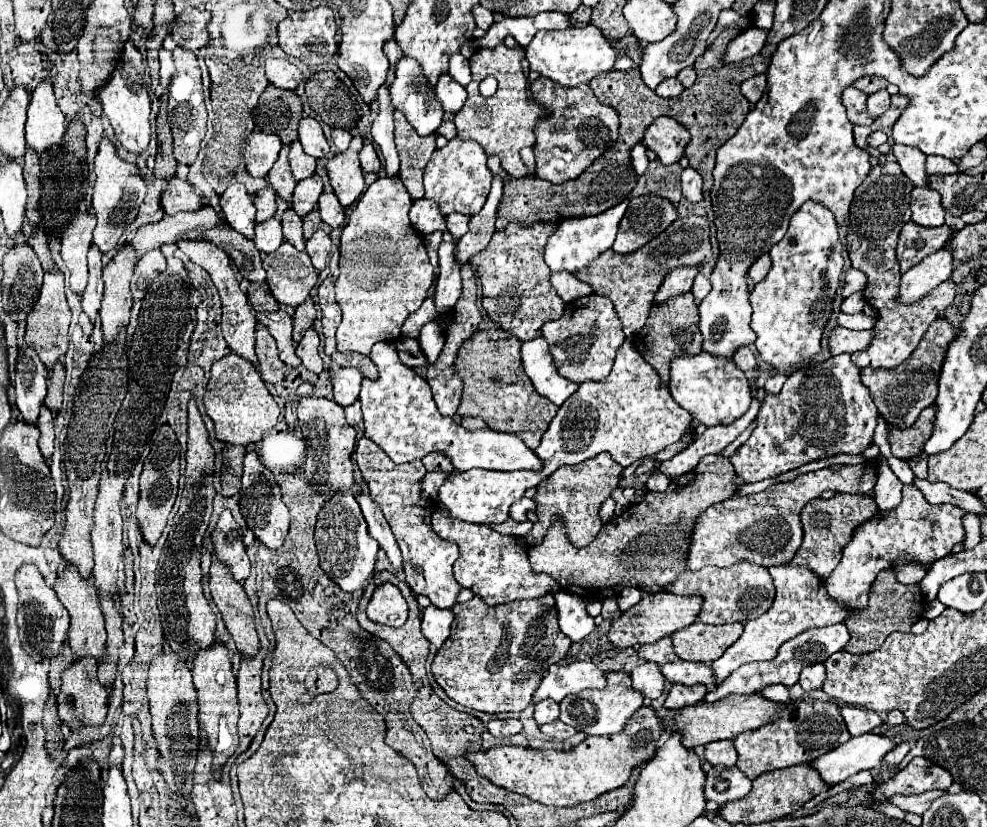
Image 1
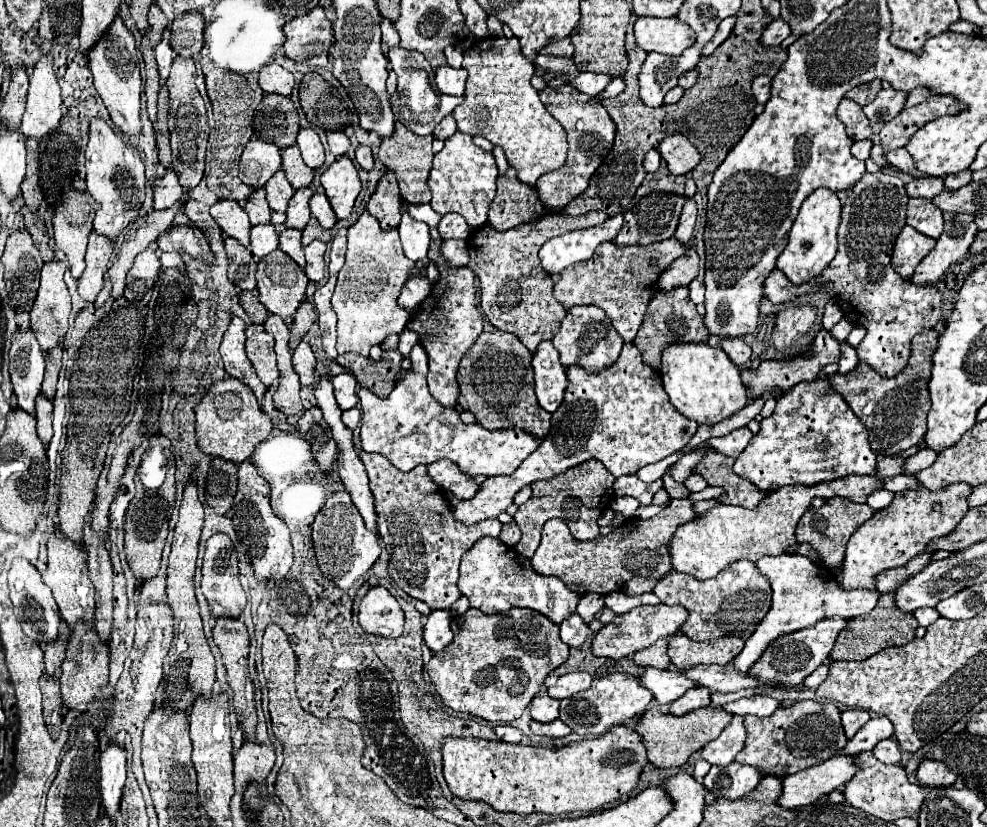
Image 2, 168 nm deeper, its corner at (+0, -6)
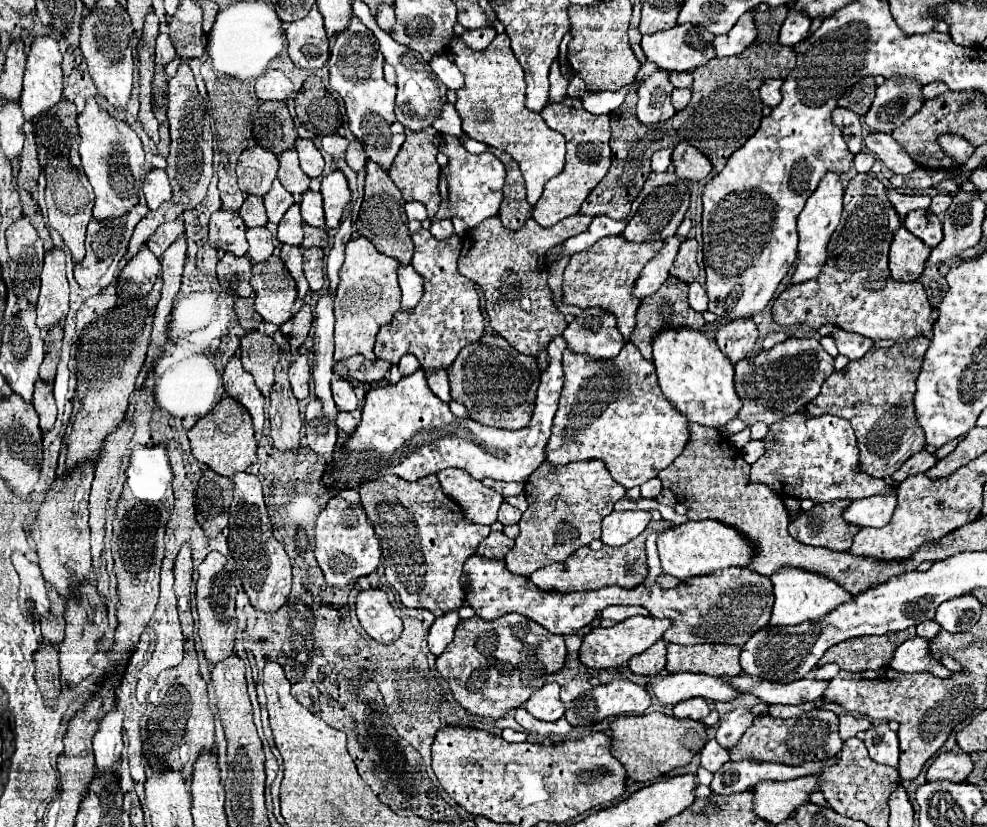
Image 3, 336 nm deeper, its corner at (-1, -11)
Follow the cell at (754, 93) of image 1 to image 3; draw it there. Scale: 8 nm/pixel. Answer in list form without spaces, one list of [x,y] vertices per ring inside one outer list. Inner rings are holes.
[[[766,80],[762,86],[760,86],[760,98],[766,106],[774,108],[780,100],[782,100],[782,94],[780,94],[780,86],[782,86],[782,80]]]

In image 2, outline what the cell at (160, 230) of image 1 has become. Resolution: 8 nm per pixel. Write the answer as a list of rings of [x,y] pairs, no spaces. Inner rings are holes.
[[[225,239],[225,251],[229,259],[229,281],[241,289],[255,289],[255,261],[251,251],[239,245],[235,239]]]

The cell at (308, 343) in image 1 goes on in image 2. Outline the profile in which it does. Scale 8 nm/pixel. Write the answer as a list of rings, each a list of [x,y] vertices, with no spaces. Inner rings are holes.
[[[301,341],[293,351],[293,369],[299,375],[301,385],[313,385],[315,381],[315,355],[307,341]]]

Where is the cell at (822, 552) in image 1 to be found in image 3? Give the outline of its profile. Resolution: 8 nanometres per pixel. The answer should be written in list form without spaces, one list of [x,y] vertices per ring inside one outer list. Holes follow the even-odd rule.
[[[850,500],[814,504],[814,508],[810,512],[802,512],[802,514],[798,514],[798,518],[794,522],[790,522],[790,536],[808,546],[822,546],[822,548],[836,550],[836,552],[848,552],[852,546],[854,534],[858,534],[858,530],[860,530],[860,526],[850,524],[842,518],[842,514],[848,506],[850,506]]]

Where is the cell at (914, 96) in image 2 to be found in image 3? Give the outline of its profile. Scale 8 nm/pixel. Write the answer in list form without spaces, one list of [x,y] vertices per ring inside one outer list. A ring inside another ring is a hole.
[[[932,82],[932,84],[926,84],[922,88],[922,96],[924,96],[924,100],[930,100],[930,98],[936,98],[936,96],[944,94],[946,90],[948,90],[948,86],[944,82]]]

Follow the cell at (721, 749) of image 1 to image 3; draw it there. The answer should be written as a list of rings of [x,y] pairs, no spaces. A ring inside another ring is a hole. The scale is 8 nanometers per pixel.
[[[738,708],[738,710],[724,714],[720,718],[720,726],[716,730],[718,744],[726,750],[732,750],[740,742],[744,730],[748,726],[752,726],[752,720],[754,720],[754,716],[746,708]]]

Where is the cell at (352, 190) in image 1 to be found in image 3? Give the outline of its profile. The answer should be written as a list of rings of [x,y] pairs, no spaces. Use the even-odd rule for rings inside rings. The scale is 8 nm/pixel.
[[[334,170],[332,174],[324,176],[322,180],[322,198],[324,198],[324,214],[326,214],[326,226],[336,228],[344,216],[344,210],[350,202],[350,188],[348,180],[340,170]]]

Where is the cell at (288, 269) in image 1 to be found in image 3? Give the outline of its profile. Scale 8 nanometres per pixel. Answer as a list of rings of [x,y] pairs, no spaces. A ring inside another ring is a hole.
[[[270,256],[268,260],[252,268],[250,284],[254,288],[254,306],[264,322],[282,326],[292,318],[292,306],[298,298],[296,282],[292,280],[288,268],[280,256]]]

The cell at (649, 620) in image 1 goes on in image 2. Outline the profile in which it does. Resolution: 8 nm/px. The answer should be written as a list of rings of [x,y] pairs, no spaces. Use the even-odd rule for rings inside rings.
[[[643,605],[639,609],[633,609],[625,615],[617,615],[611,623],[603,625],[591,643],[591,651],[597,657],[609,657],[609,659],[621,659],[631,657],[633,653],[651,647],[657,639],[667,639],[679,631],[683,621],[687,619],[687,609],[683,607],[669,607],[669,605]]]

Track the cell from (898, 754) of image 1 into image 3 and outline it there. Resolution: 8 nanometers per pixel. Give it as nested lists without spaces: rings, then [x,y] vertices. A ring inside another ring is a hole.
[[[874,724],[864,736],[864,744],[874,762],[898,766],[898,738],[896,732],[888,730],[888,724]]]

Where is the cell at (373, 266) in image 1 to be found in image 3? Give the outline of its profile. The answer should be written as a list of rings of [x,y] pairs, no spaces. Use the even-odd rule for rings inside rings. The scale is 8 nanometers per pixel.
[[[352,238],[346,244],[346,260],[340,268],[340,284],[334,298],[336,316],[336,350],[334,360],[344,360],[354,354],[362,354],[366,360],[374,360],[374,340],[382,326],[392,324],[394,314],[400,310],[400,286],[398,286],[400,262],[392,256],[384,256],[376,250],[370,238]]]

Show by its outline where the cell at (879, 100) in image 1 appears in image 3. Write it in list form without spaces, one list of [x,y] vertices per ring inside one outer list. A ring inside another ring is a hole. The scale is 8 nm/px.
[[[886,80],[882,86],[876,88],[876,98],[868,114],[862,118],[864,124],[874,132],[896,130],[906,118],[910,118],[924,104],[920,90],[922,84],[918,82]]]

